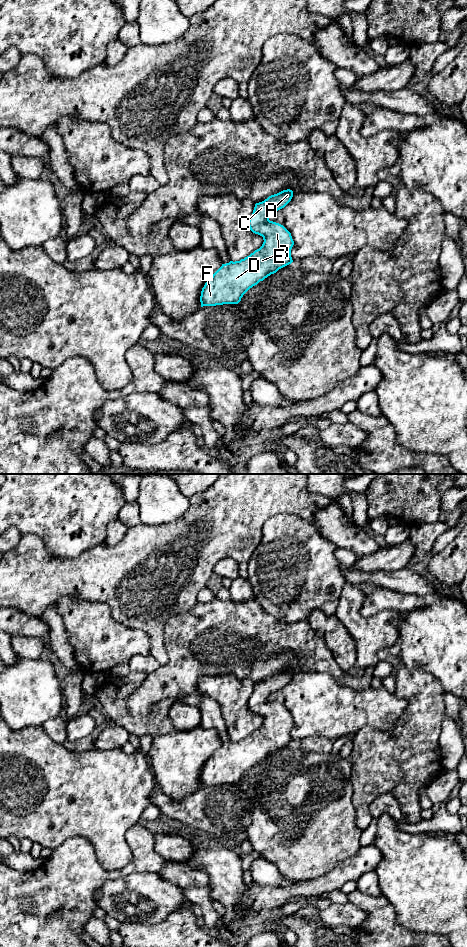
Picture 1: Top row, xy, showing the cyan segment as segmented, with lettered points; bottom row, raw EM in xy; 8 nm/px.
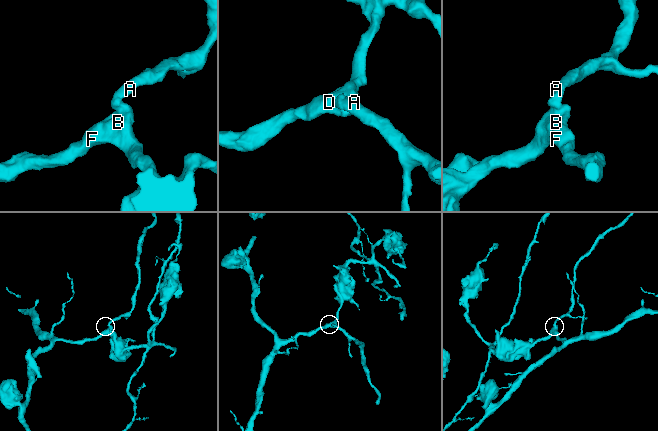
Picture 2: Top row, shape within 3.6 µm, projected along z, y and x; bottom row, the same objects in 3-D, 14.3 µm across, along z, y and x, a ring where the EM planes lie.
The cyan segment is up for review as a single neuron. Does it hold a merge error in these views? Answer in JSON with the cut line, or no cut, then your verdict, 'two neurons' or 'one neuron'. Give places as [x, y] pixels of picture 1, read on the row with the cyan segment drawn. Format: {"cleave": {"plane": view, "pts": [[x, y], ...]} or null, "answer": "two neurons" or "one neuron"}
{"cleave": null, "answer": "one neuron"}

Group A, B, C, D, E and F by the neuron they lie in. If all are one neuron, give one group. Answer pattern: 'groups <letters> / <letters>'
groups A B C D E F

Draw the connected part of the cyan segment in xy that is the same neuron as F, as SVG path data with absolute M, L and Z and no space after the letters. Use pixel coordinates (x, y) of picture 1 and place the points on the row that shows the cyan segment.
M287 189L255 204L248 226L263 237L262 246L240 261L222 264L202 288L201 307L238 304L250 288L293 262L291 233L283 225L269 220L292 197L293 191Z

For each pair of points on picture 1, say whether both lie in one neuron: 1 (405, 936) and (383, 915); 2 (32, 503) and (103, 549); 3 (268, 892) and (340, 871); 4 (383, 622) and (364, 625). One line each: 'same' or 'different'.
1: same
2: different
3: same
4: same

